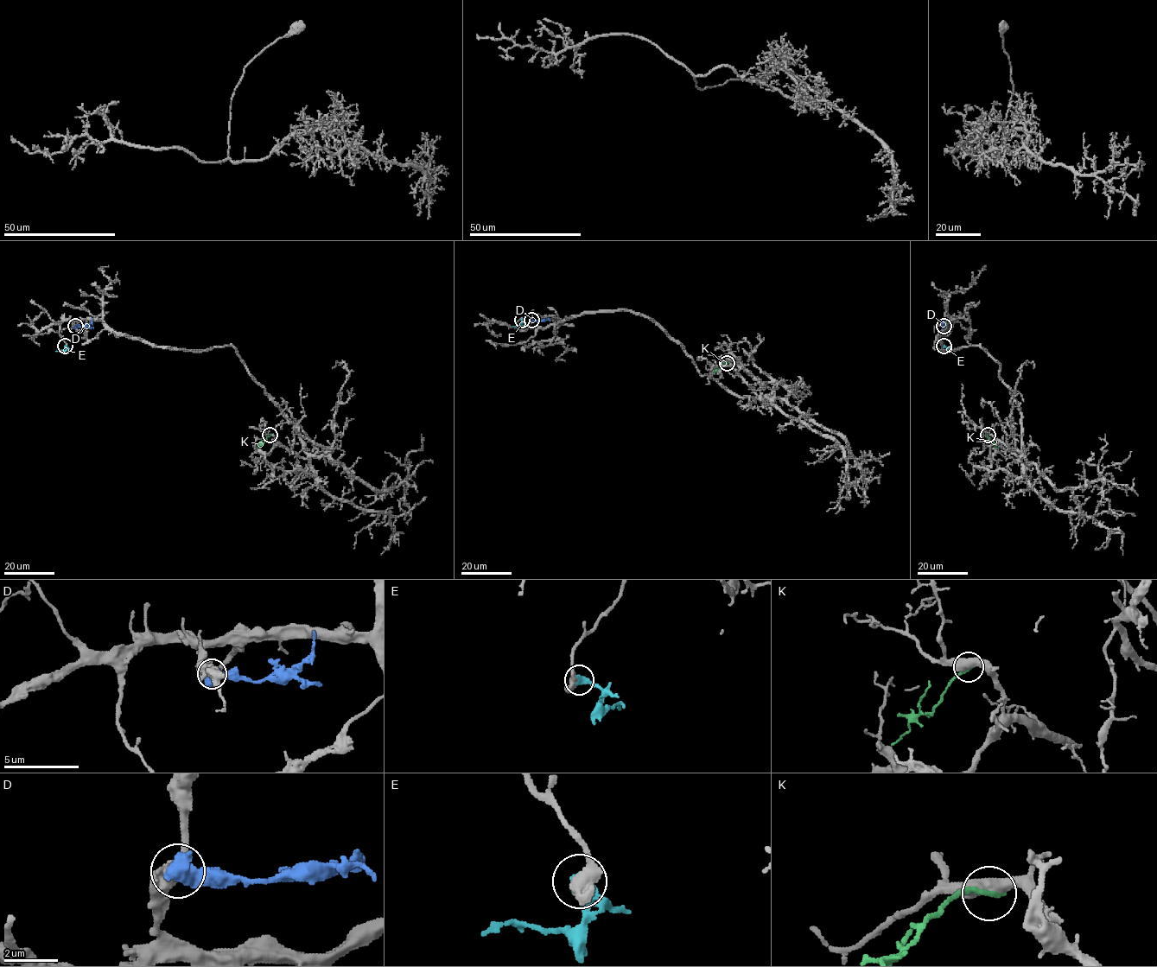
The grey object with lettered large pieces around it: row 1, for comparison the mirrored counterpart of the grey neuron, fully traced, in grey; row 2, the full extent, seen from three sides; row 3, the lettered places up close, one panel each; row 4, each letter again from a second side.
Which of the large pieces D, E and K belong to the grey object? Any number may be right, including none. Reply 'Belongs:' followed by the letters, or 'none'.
Belongs: E

